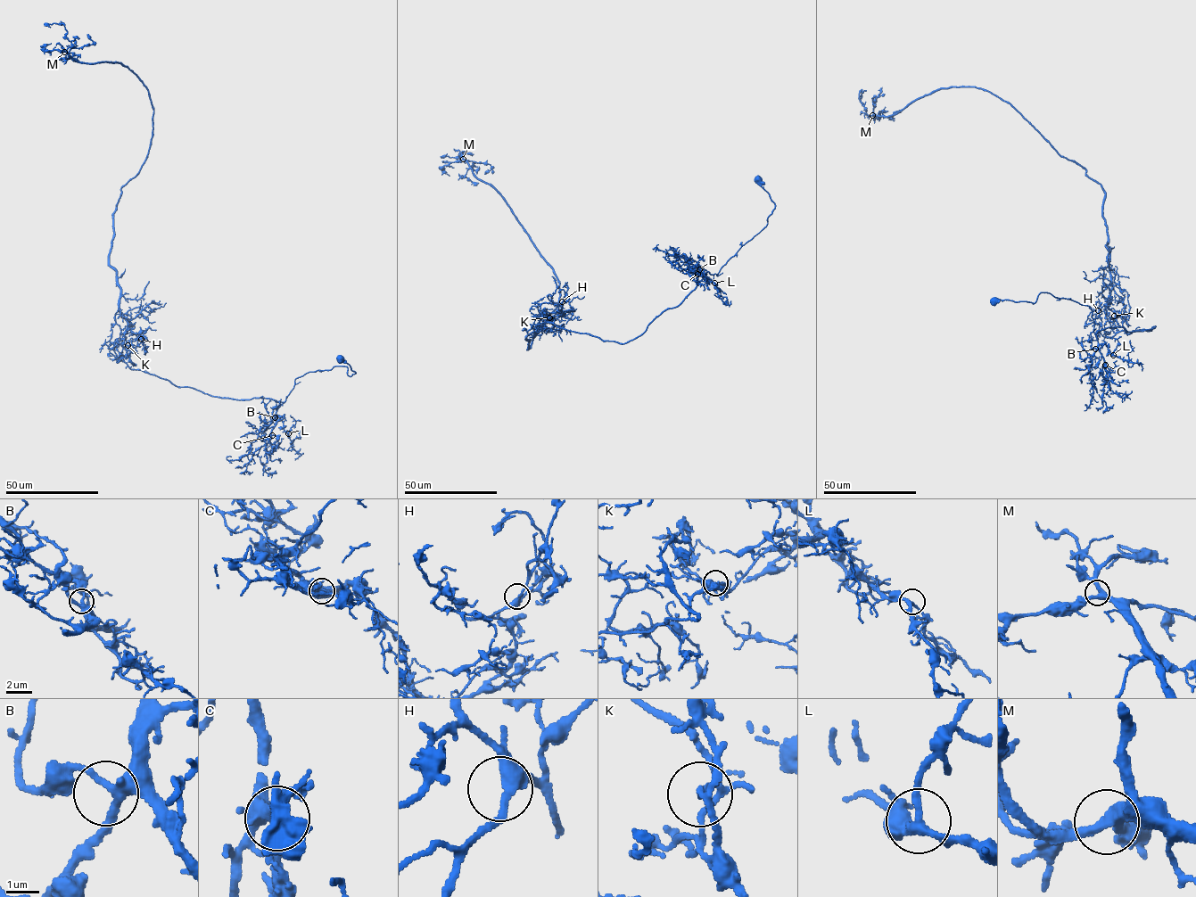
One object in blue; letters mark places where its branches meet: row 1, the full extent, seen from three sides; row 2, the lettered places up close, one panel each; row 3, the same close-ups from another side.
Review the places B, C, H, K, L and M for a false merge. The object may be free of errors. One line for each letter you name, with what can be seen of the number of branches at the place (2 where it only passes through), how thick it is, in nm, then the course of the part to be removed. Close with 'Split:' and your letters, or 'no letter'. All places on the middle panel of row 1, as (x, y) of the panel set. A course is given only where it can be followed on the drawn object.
K: Branches: 3. Thickness 110 nm. Course of the part to remove: (549, 316), (545, 322), (603, 341), (640, 335), (767, 224), (775, 203), (756, 176)
Split: K

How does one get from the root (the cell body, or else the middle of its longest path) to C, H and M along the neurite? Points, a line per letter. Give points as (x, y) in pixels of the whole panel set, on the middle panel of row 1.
C: (758, 180), (775, 204), (767, 218), (767, 224), (729, 259), (717, 275), (707, 272), (697, 274)
H: (758, 180), (775, 204), (767, 224), (717, 275), (705, 273), (639, 335), (620, 343), (545, 322), (562, 301)
M: (758, 180), (775, 204), (767, 224), (639, 335), (620, 343), (543, 322), (528, 349), (559, 281), (463, 159)

